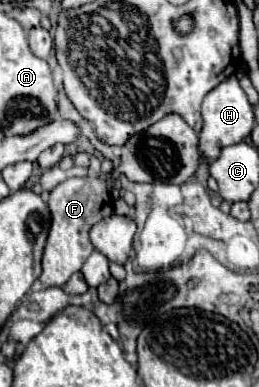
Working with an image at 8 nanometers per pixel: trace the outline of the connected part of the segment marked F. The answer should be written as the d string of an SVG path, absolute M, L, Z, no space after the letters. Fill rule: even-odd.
M93 175L81 179L67 179L49 193L47 207L51 213L51 229L43 253L43 273L39 277L45 287L63 287L67 279L81 269L85 259L93 253L89 229L111 211L111 203L113 201L107 183L101 177Z

